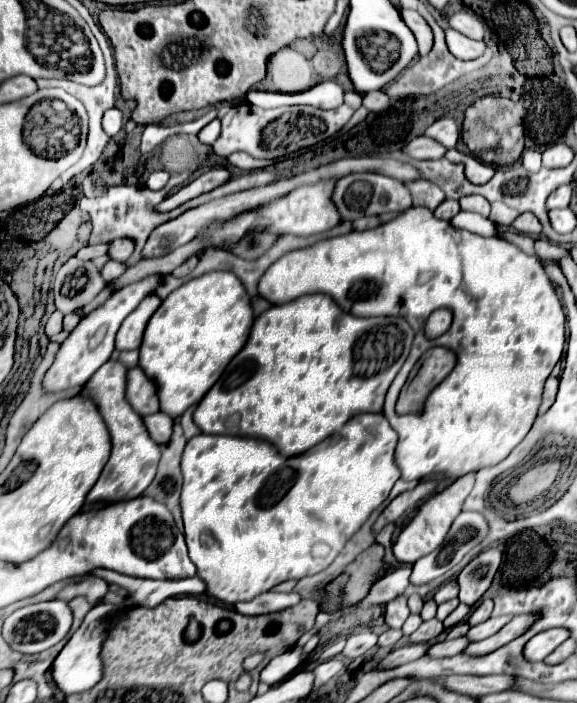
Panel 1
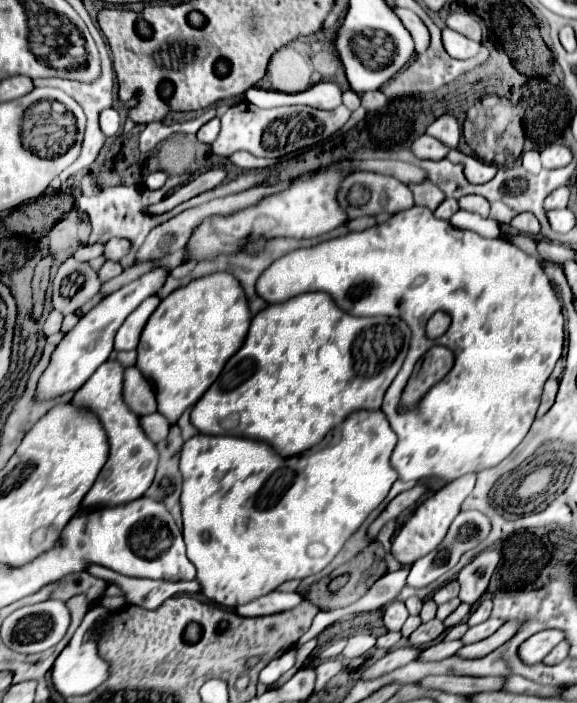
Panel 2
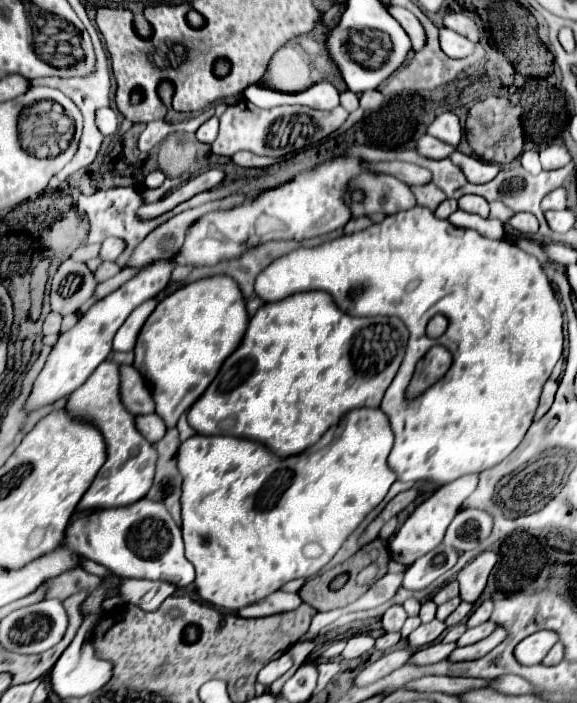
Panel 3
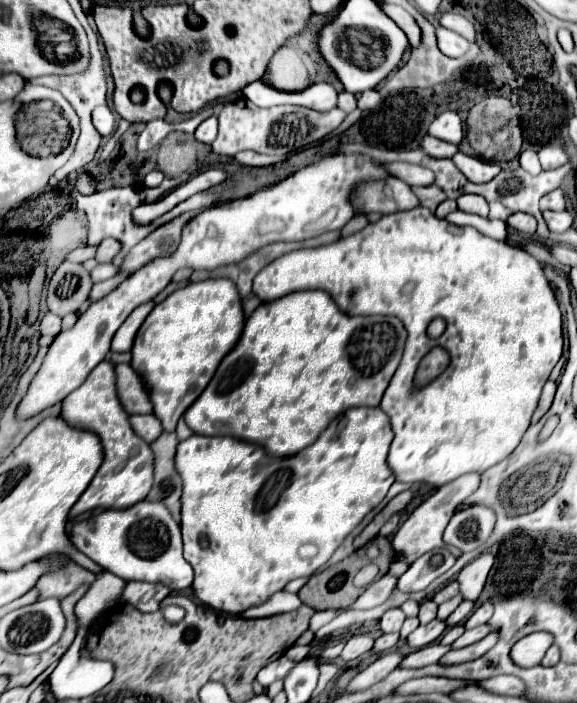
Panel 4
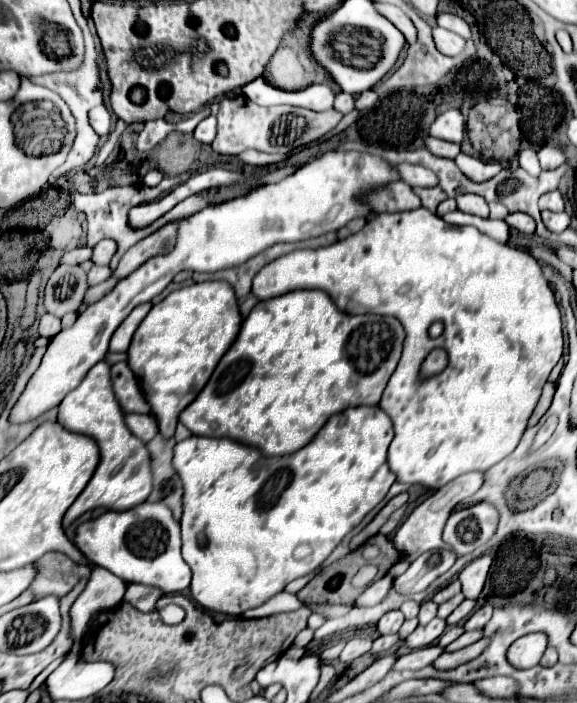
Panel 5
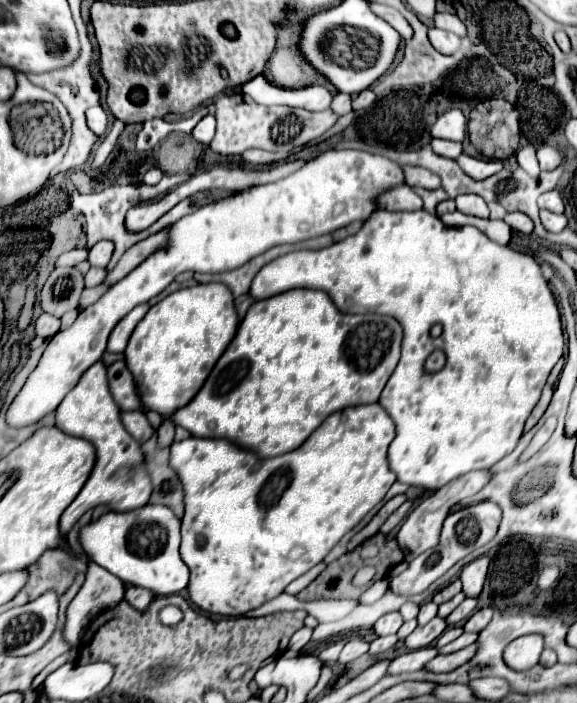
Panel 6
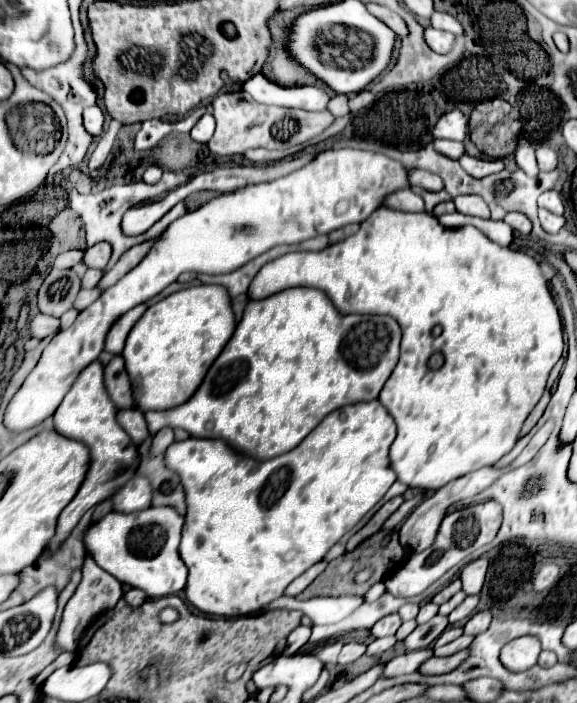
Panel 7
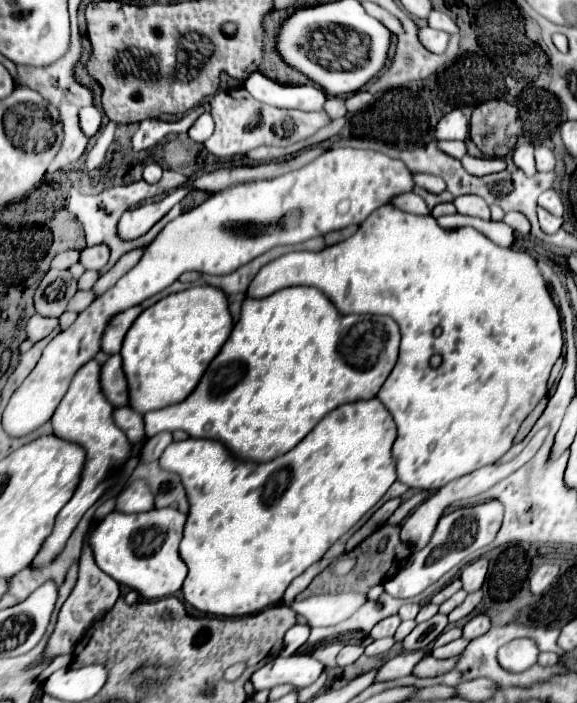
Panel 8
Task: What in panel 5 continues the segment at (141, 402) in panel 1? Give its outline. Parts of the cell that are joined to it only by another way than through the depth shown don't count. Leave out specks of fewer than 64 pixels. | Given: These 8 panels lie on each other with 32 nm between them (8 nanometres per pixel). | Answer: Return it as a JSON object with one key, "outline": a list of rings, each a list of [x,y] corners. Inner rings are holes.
{"outline":[[[118,362],[112,366],[112,382],[114,382],[114,392],[116,400],[120,402],[122,410],[126,414],[136,412],[136,414],[150,414],[150,404],[146,402],[138,378],[134,372],[128,368],[126,362]]]}

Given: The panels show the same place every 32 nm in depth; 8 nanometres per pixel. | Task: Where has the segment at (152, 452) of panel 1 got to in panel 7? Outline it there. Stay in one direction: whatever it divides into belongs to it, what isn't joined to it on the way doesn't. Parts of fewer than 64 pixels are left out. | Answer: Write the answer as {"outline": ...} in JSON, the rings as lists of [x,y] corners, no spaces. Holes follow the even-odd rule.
{"outline":[[[98,360],[92,362],[86,370],[82,370],[82,374],[76,378],[74,388],[64,396],[58,410],[54,412],[54,428],[68,438],[86,442],[92,454],[92,462],[90,462],[88,476],[84,484],[80,486],[78,494],[62,510],[58,518],[56,536],[52,544],[48,546],[50,552],[64,544],[64,540],[68,538],[68,534],[72,532],[72,528],[78,524],[78,520],[84,516],[88,508],[94,508],[96,504],[104,500],[110,500],[116,512],[138,512],[150,506],[150,500],[152,500],[150,482],[146,476],[138,474],[138,468],[136,468],[138,448],[132,442],[132,438],[124,432],[124,428],[118,424],[116,412],[118,408],[112,404],[104,388],[104,366]]]}

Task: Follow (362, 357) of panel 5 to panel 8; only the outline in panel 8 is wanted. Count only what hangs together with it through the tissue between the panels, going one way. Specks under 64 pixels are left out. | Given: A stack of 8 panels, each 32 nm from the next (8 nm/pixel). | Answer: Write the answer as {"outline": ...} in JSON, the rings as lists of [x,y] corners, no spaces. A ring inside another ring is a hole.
{"outline":[[[296,286],[274,292],[264,300],[246,298],[240,320],[196,390],[176,406],[148,412],[144,416],[146,436],[152,438],[164,430],[184,430],[192,438],[224,442],[226,448],[242,460],[268,462],[292,450],[334,408],[356,400],[376,398],[398,360],[398,346],[400,330],[390,316],[342,316],[318,288]]]}

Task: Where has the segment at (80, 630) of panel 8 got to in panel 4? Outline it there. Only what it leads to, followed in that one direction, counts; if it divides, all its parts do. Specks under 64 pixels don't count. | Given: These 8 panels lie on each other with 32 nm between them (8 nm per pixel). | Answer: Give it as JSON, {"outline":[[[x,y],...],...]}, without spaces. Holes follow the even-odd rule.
{"outline":[[[102,572],[96,576],[96,582],[86,592],[86,596],[76,604],[76,616],[80,626],[86,626],[90,620],[100,616],[106,606],[122,596],[124,580],[116,578],[112,572]]]}

